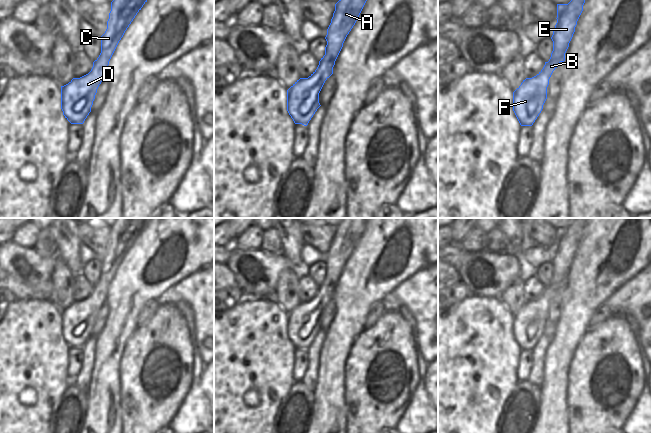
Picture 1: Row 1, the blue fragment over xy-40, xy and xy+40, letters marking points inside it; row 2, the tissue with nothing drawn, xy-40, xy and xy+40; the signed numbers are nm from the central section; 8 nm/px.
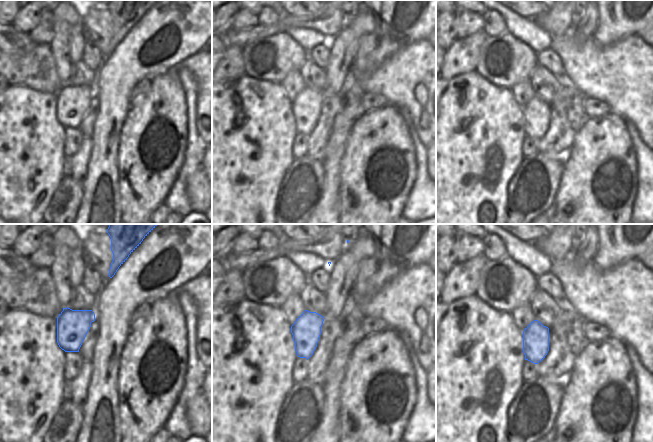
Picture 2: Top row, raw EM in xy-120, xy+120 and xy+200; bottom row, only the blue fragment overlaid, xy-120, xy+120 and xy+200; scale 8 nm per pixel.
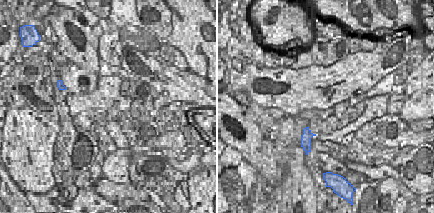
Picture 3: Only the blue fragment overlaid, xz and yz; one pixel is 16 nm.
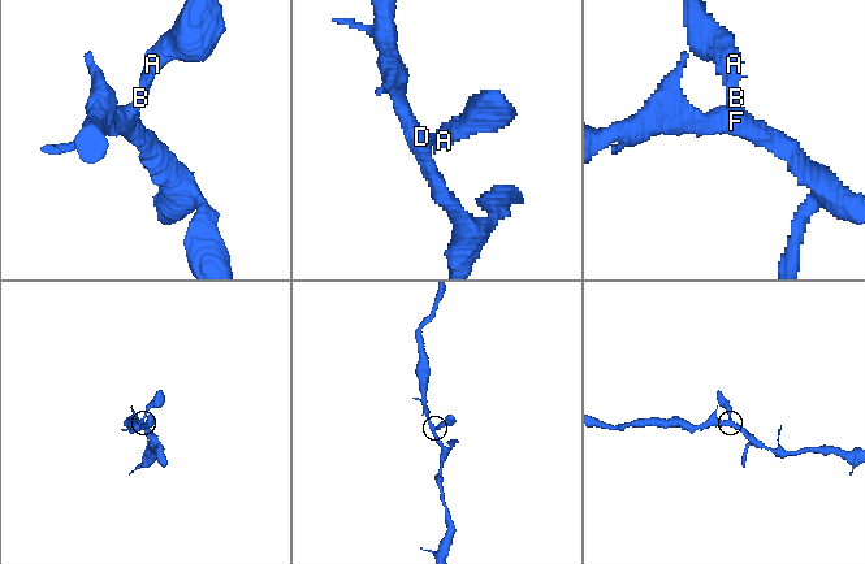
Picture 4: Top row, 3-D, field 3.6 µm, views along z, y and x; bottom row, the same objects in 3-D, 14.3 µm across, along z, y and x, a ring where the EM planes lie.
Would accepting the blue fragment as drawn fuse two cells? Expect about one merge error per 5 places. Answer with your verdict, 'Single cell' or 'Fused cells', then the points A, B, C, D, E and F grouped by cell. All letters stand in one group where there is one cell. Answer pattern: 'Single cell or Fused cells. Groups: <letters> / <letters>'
Single cell. Groups: A B C D E F

